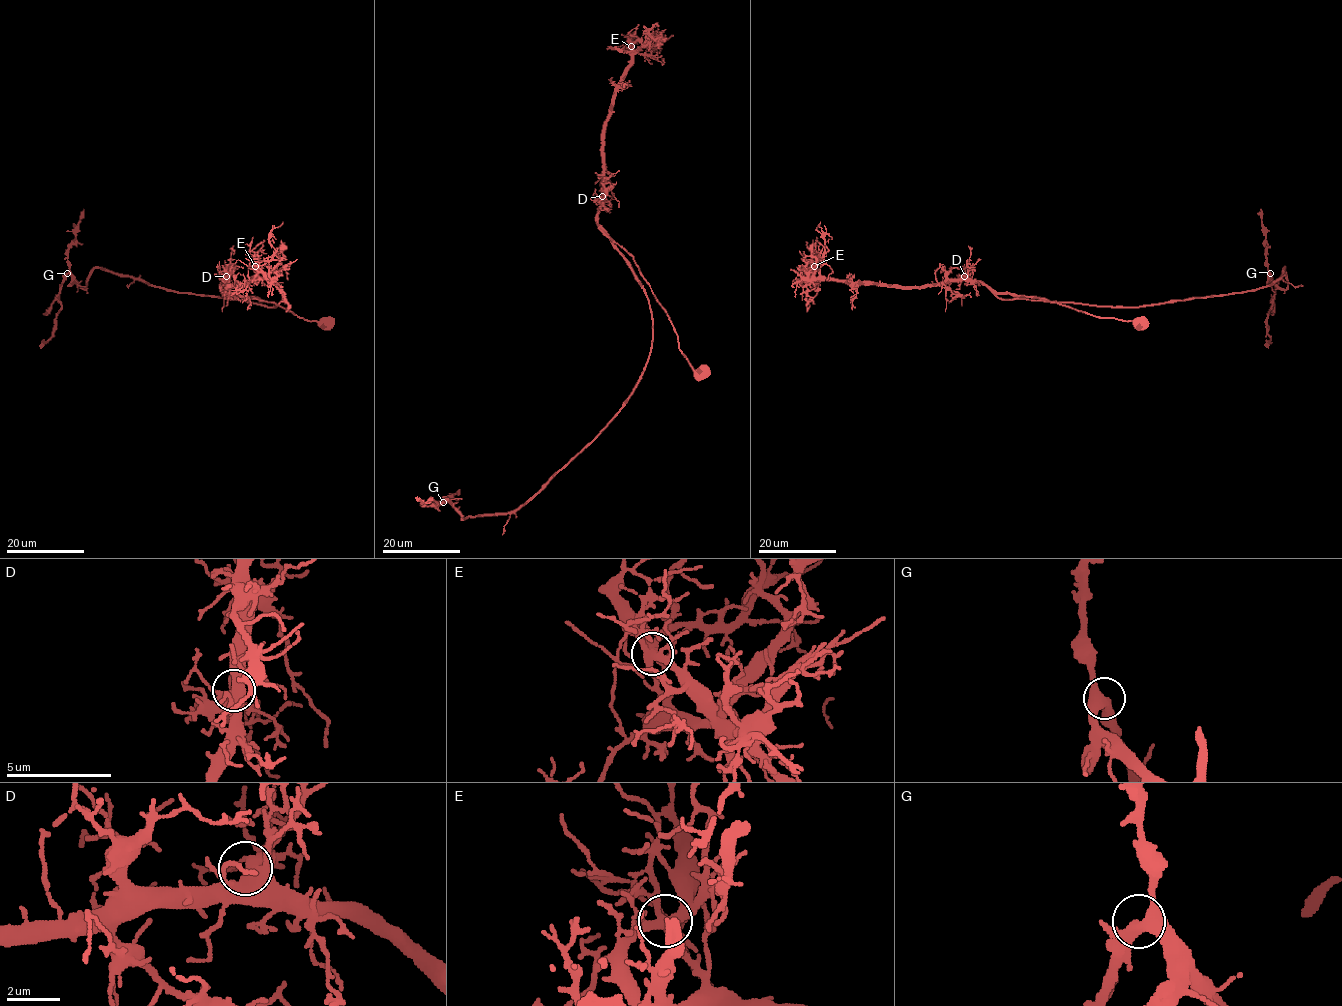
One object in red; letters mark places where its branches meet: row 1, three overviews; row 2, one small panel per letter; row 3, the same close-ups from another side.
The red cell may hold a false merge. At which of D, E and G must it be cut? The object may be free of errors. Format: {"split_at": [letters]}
{"split_at": ["E"]}

